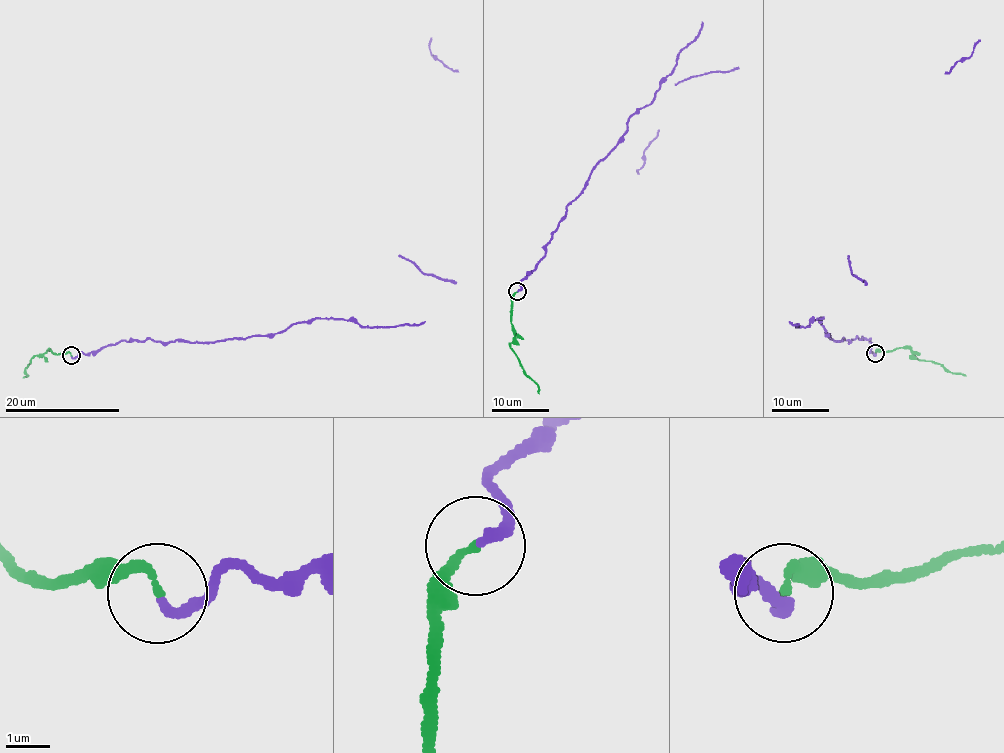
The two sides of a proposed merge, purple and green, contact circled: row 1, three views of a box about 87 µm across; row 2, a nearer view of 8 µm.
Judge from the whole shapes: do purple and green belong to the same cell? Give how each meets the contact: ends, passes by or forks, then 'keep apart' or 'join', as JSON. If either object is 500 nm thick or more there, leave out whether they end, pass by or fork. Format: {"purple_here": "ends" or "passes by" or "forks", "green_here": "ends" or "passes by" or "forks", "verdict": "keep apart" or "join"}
{"purple_here": "ends", "green_here": "ends", "verdict": "join"}

